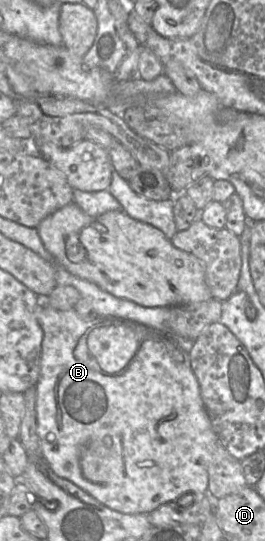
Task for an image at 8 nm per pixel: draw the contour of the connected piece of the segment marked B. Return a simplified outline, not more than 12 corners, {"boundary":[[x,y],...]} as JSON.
{"boundary":[[40,301],[43,458],[106,507],[208,492],[168,331]]}

